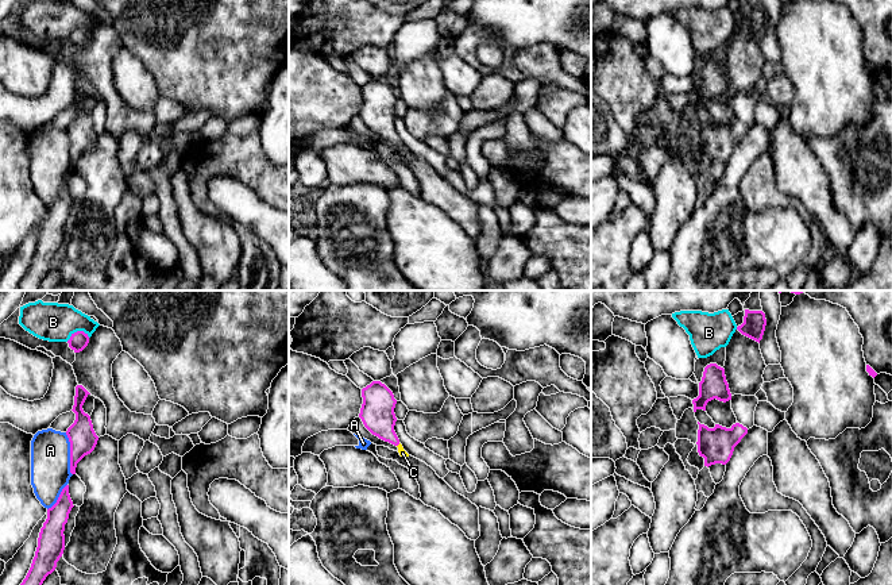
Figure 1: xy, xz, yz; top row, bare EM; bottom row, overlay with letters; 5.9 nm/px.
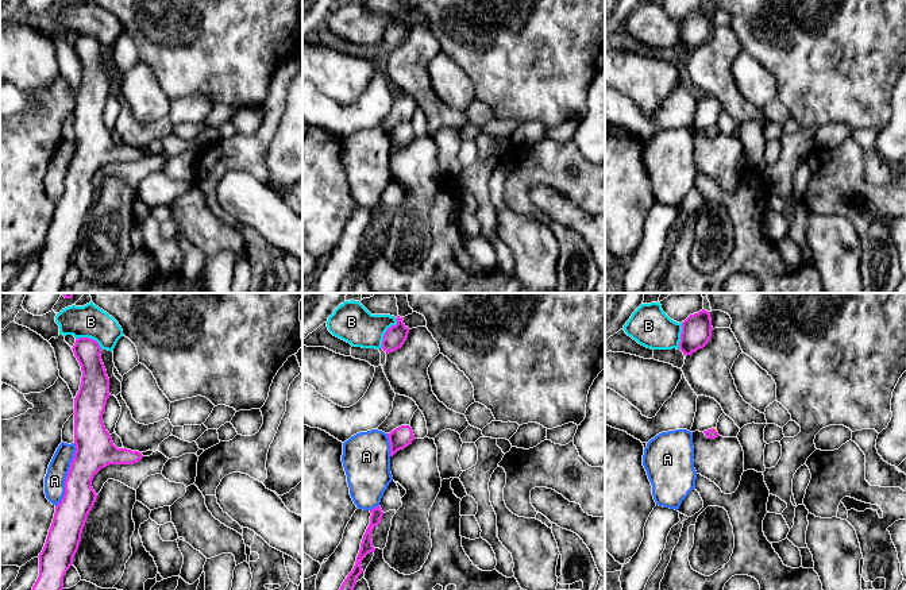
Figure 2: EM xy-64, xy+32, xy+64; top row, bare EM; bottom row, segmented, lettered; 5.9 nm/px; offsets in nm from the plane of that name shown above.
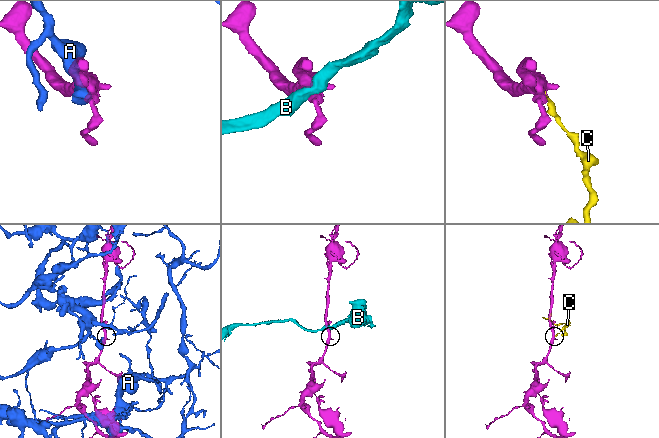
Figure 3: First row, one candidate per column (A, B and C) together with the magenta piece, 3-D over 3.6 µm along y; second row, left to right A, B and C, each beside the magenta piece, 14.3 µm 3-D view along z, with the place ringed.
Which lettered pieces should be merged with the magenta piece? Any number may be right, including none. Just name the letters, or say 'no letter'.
C

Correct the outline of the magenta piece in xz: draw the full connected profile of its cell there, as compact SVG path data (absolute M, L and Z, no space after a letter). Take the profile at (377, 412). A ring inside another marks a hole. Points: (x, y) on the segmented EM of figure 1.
M372 381L362 389L362 397L359 417L364 427L379 439L397 446L401 457L409 457L394 431L397 400L393 392L381 381Z

